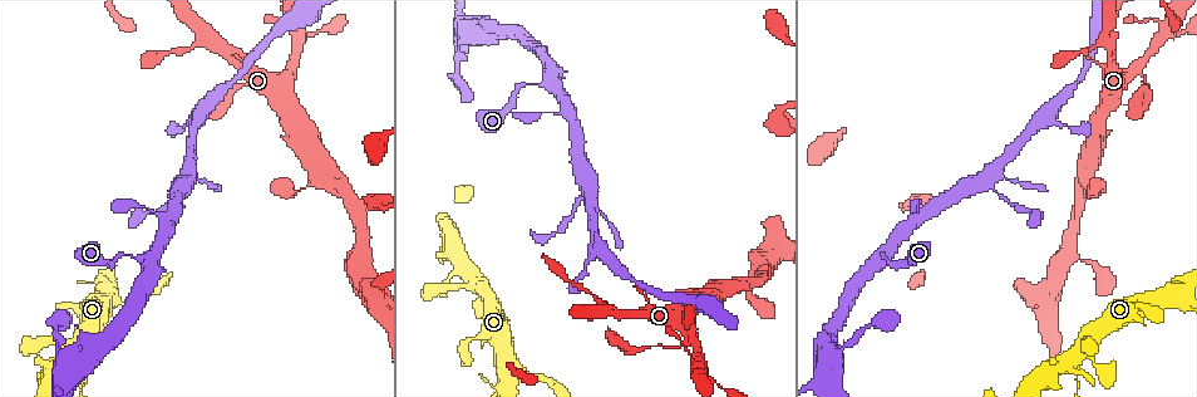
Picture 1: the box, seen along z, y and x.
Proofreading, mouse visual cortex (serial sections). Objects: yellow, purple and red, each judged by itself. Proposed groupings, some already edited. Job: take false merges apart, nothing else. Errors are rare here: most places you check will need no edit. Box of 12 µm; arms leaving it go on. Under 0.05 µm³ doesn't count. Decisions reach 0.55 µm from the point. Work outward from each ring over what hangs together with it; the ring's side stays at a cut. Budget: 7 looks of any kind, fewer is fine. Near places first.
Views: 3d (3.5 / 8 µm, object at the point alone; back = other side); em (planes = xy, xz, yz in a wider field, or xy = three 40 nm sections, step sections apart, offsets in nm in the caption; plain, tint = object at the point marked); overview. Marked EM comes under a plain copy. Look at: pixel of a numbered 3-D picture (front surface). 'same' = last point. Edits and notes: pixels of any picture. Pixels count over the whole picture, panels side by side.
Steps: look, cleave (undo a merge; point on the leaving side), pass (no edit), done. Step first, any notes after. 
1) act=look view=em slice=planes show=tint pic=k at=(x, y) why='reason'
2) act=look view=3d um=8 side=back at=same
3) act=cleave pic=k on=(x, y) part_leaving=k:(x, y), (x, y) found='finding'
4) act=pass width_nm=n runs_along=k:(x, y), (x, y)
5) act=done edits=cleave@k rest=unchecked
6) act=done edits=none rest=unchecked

act=look view=3d um=3.5 pic=1 at=(882, 254) why='sharp bend'

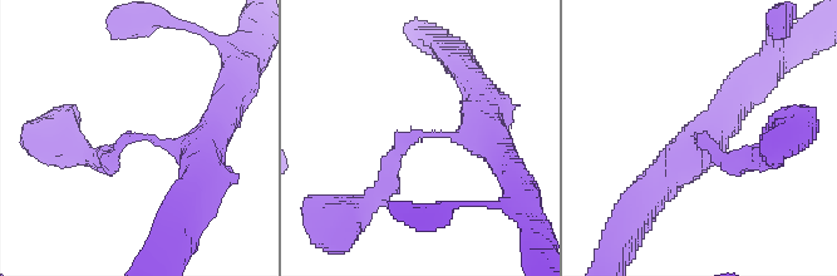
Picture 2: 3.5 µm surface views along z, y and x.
act=look view=em slice=planes show=tint pic=2 at=(414, 136) why='now the EM'

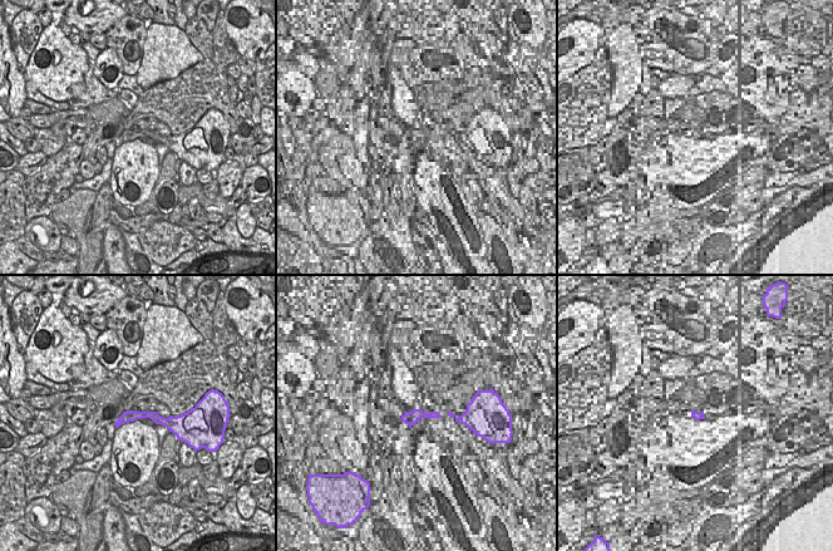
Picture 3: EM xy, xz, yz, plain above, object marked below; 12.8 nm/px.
act=look view=em slice=xy step=3 show=tint at=same why='cut it another way'

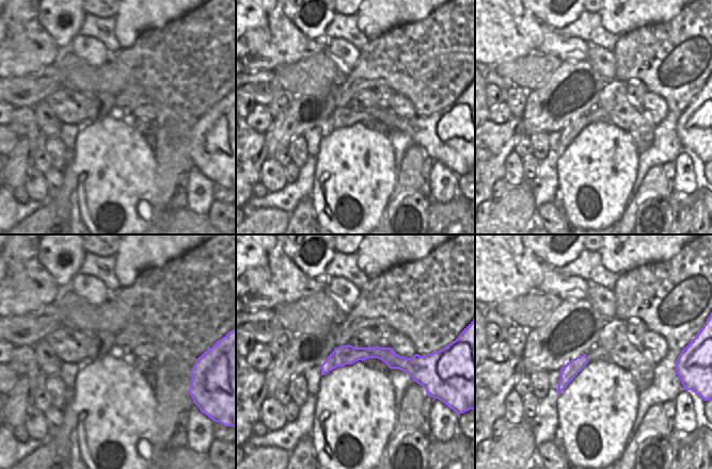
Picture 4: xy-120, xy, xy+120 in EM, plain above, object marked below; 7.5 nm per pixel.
act=pass arm_widths_nm=250,300 runs_along=4:(426, 362), (358, 353), (323, 370) found='all the same cell'

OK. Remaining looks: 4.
act=look view=3d um=3.5 pic=1 at=(143, 207) why='a narrow waist'

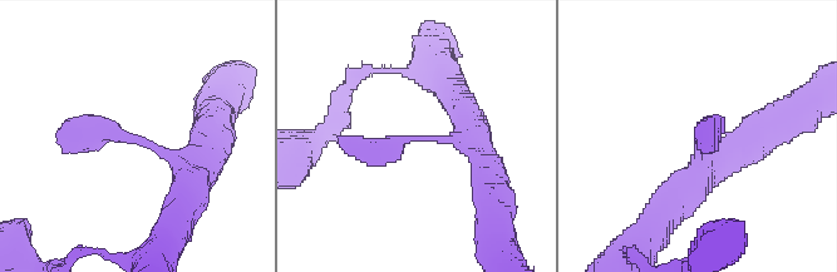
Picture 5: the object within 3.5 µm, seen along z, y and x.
act=look view=em slice=xy step=1 show=tint pic=5 at=(418, 139)

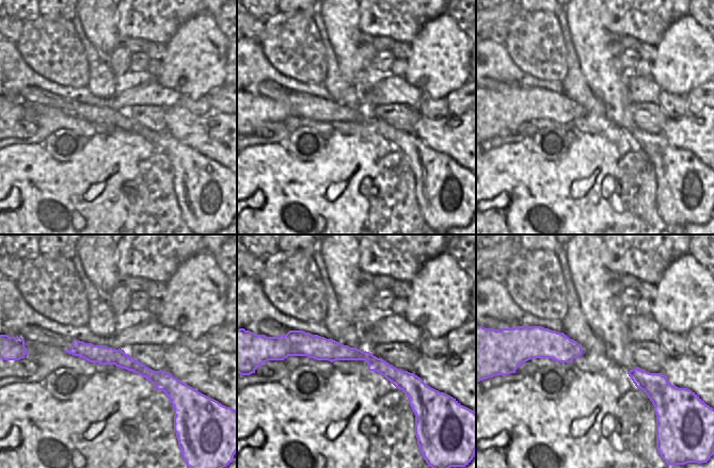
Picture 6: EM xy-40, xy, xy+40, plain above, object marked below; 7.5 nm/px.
act=pass runs_along=6:(286, 345), (365, 355), (421, 383) found='continuous, no second cell'

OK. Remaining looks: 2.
act=look view=3d um=3.5 pic=1 at=(1136, 69) why='three-way junction'

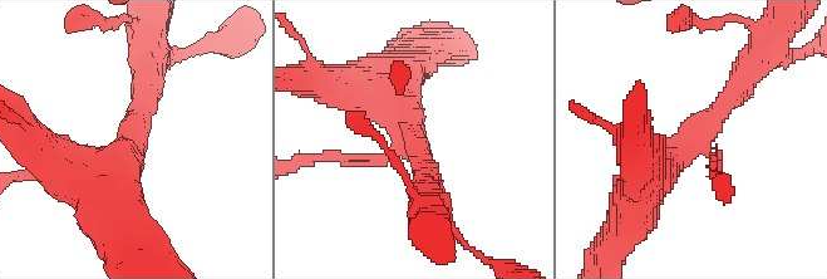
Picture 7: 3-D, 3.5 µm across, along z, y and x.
act=look view=em slice=xy step=5 show=tint pic=7 at=(412, 137)

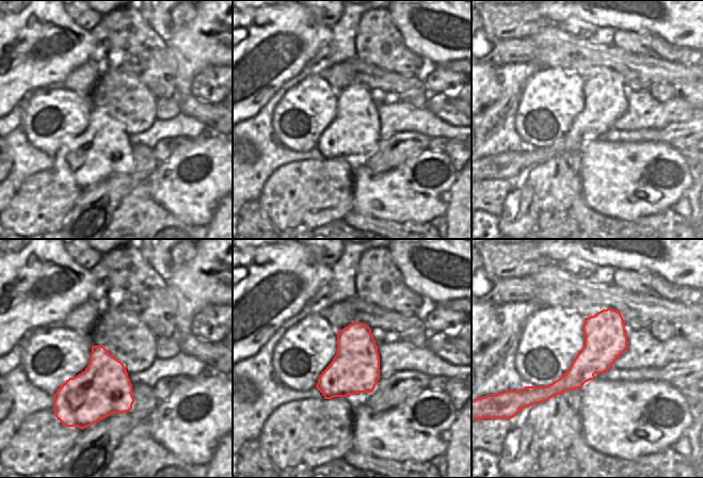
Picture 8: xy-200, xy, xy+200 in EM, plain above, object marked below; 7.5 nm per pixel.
act=pass width_nm=360 runs_along=7:(640, 186), (698, 137), (746, 74) found='one cell here'

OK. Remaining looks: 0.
act=done edits=none rest=unchecked

